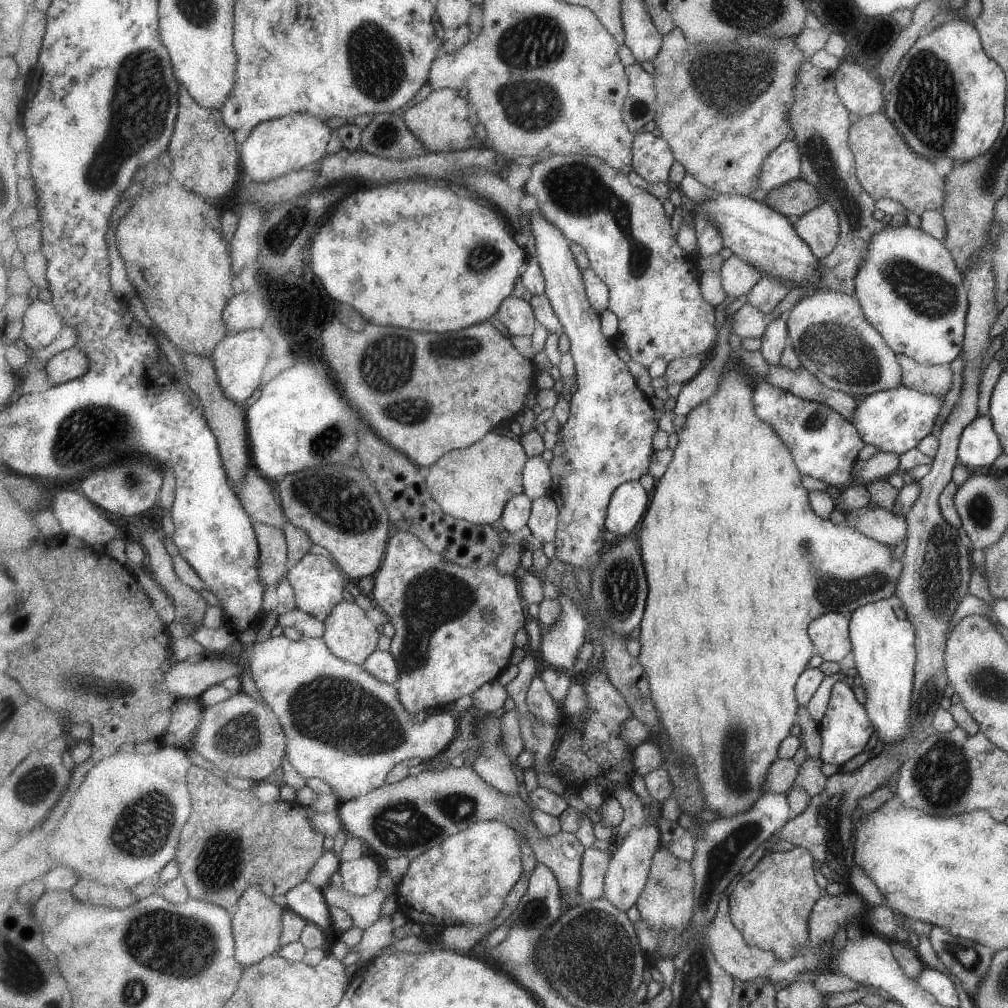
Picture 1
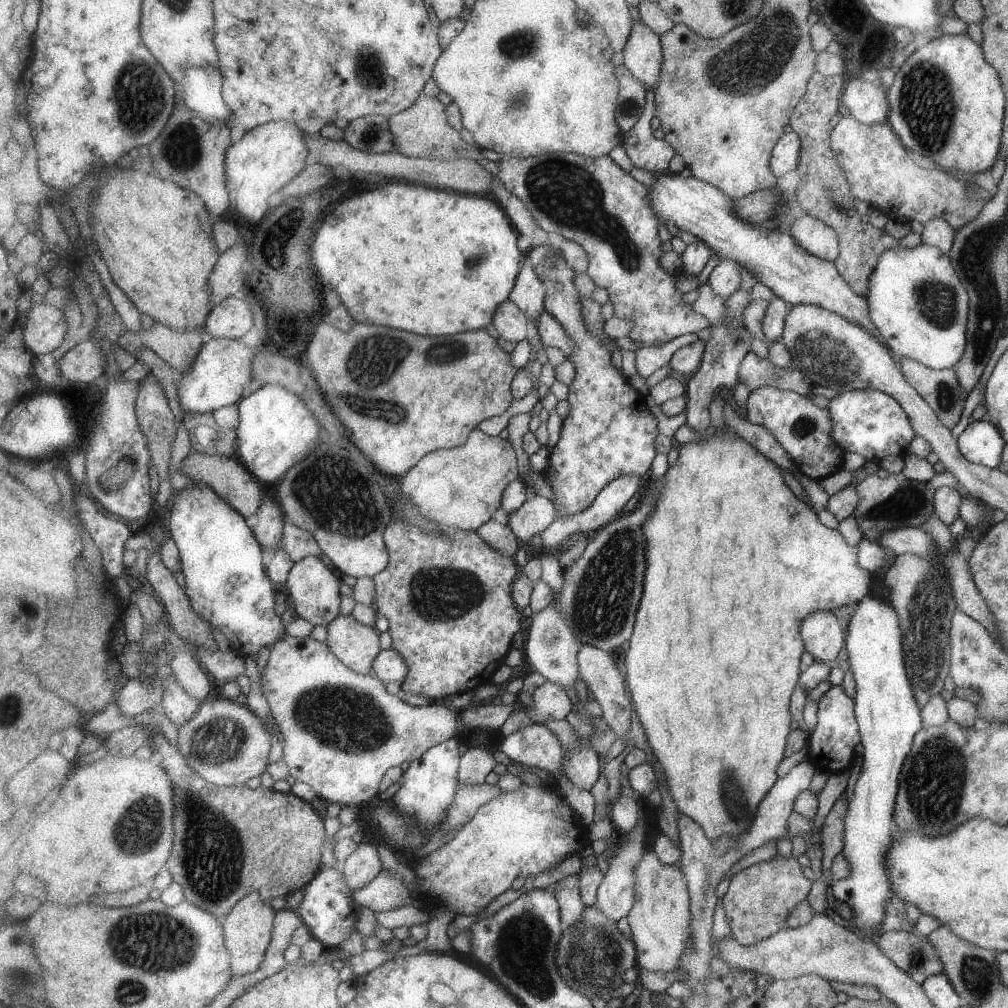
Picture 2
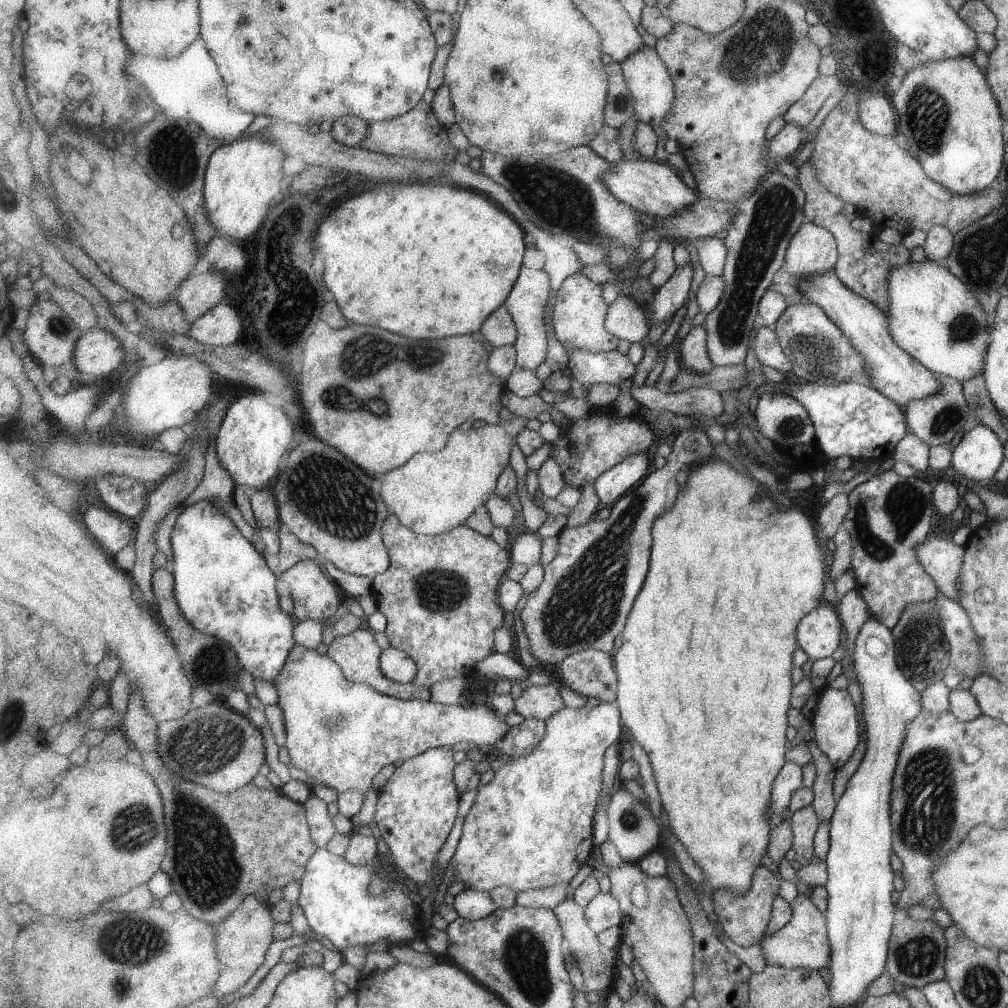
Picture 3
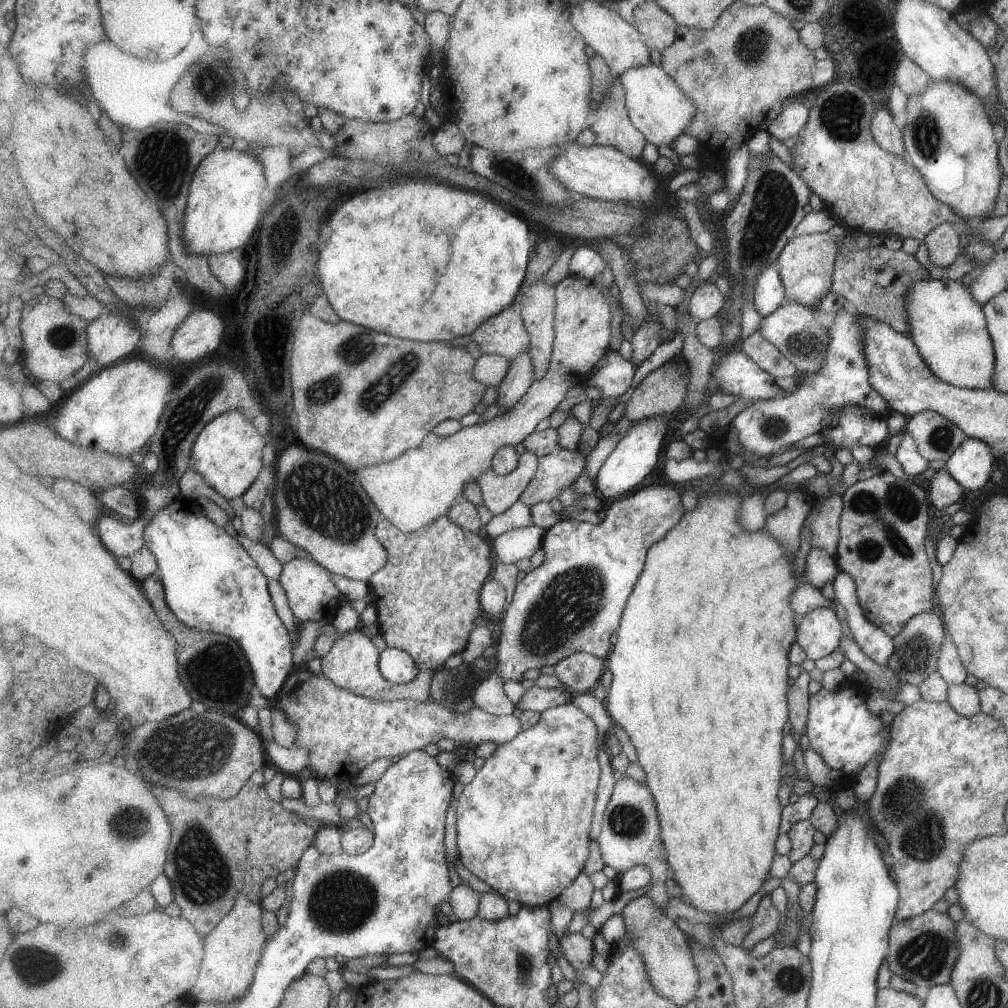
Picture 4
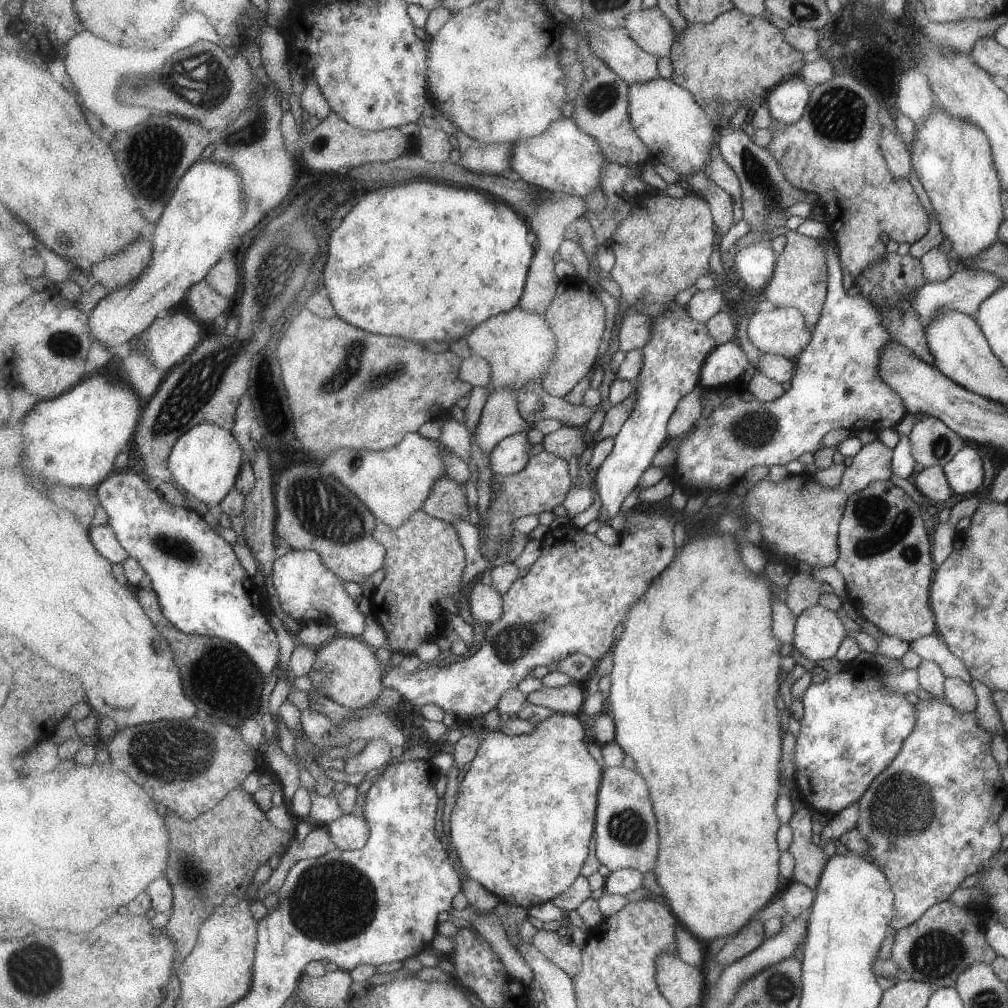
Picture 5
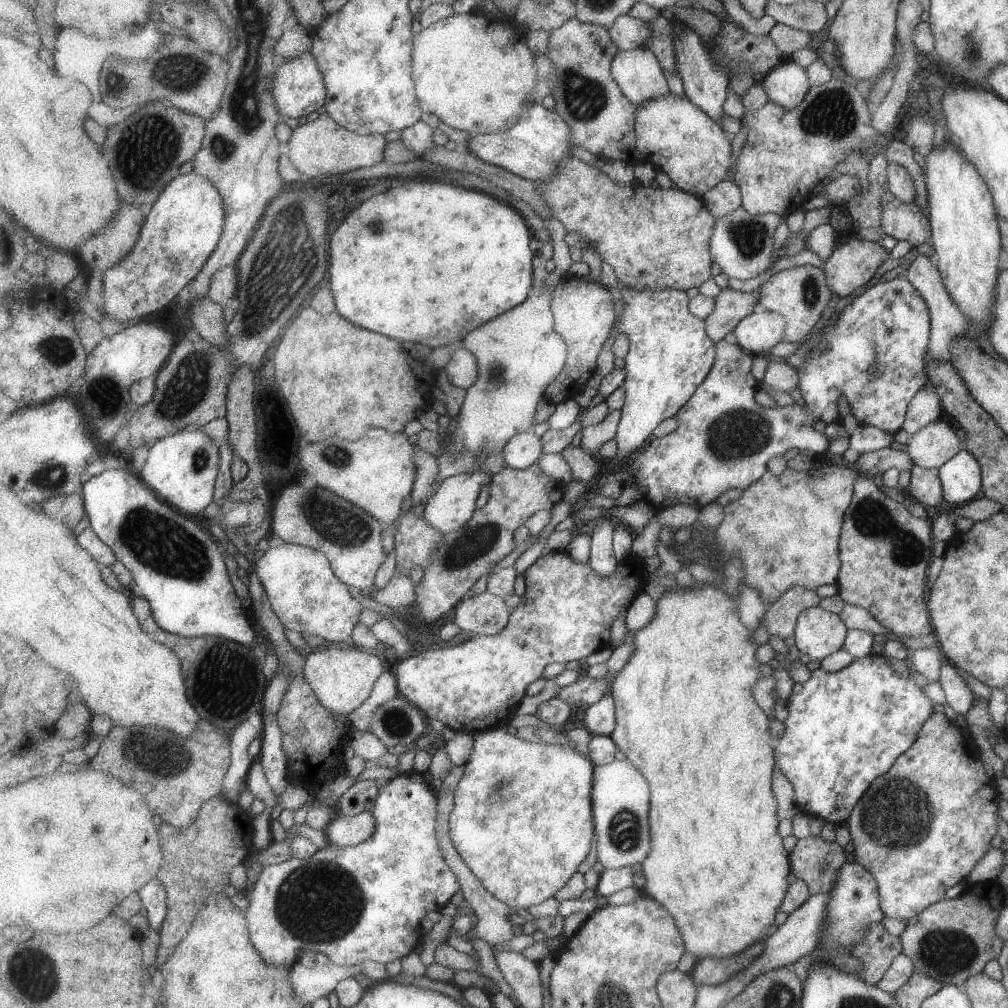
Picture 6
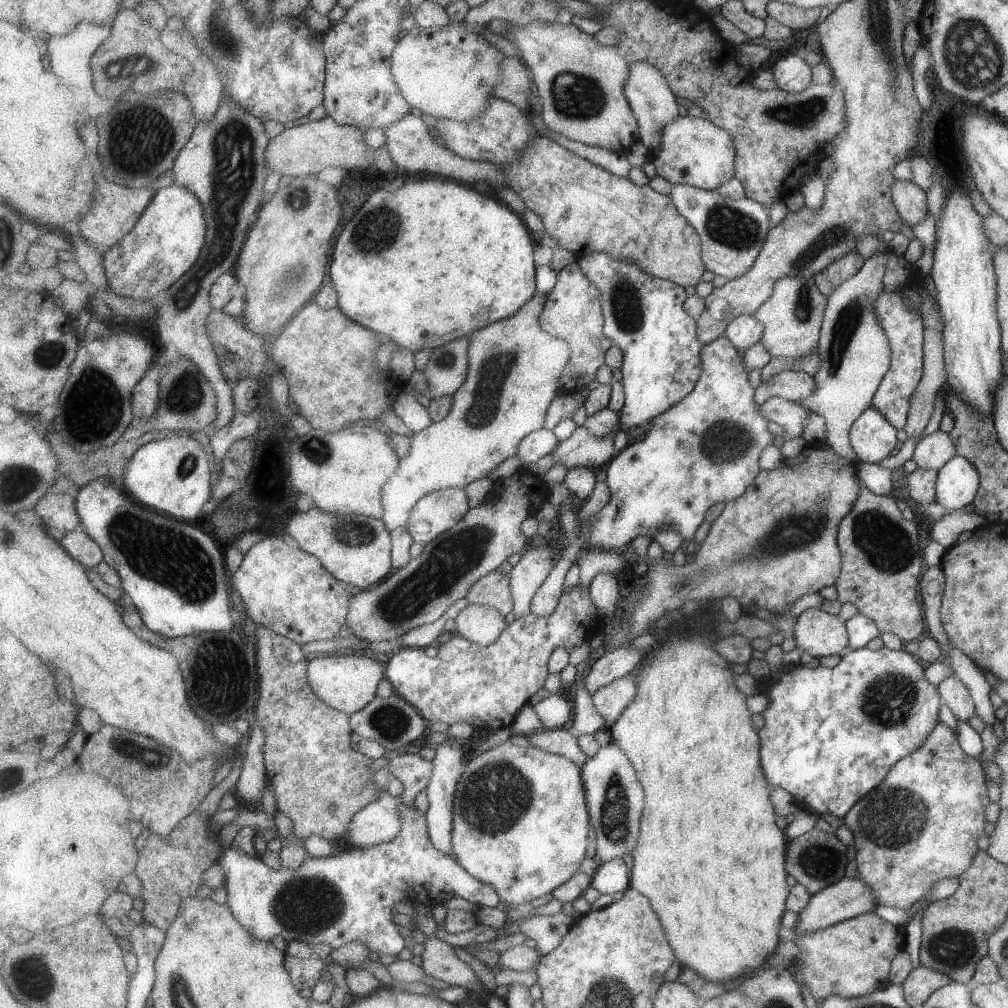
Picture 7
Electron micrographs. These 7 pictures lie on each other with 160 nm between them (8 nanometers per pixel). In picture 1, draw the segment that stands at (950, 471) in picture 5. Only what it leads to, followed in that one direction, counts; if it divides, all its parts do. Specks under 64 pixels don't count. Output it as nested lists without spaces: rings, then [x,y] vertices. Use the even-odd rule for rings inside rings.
[[[977,415],[959,436],[956,448],[957,462],[965,467],[983,468],[1001,454],[999,436],[995,428],[991,428],[991,418],[987,415]]]

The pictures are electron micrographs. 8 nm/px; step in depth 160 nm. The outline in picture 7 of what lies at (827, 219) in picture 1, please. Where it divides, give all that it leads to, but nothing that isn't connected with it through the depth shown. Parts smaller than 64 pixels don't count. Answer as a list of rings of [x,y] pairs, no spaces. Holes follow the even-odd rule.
[[[786,276],[774,286],[771,298],[756,312],[756,317],[764,324],[764,336],[760,340],[764,348],[777,358],[788,360],[808,355],[815,349],[820,336],[827,297],[817,288],[814,276]]]

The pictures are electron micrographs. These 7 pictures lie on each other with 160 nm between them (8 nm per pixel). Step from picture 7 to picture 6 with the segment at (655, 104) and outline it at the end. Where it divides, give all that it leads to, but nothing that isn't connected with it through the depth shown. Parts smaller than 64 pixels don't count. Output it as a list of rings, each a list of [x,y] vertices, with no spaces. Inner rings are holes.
[[[647,46],[631,49],[628,51],[619,51],[612,62],[612,75],[621,85],[624,93],[638,107],[646,100],[657,98],[658,96],[666,97],[669,94],[669,82],[667,76],[663,74],[663,66],[660,58]]]

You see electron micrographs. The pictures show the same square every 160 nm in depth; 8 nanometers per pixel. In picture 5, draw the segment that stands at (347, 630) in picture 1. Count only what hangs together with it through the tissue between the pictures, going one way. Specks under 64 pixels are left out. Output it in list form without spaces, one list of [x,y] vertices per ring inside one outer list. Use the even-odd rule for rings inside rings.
[[[336,635],[324,647],[318,648],[317,660],[309,674],[313,686],[324,692],[341,706],[351,710],[368,708],[379,698],[384,683],[384,668],[377,658],[376,650],[360,637]]]

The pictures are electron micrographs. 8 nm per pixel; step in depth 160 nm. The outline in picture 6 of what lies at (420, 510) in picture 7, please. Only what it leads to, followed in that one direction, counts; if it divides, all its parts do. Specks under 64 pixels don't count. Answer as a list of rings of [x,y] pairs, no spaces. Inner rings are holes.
[[[483,469],[474,471],[463,471],[455,473],[453,476],[446,478],[441,486],[432,493],[432,497],[427,506],[423,516],[436,528],[444,533],[459,530],[464,524],[467,524],[476,511],[476,502],[479,495],[482,493],[483,487],[489,485],[494,474]]]

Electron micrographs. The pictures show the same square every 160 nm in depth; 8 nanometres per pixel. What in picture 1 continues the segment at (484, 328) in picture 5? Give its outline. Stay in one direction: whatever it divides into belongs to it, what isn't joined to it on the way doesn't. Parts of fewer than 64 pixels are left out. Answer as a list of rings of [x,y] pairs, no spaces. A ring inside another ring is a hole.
[[[508,296],[495,315],[513,335],[533,335],[538,326],[533,305],[521,297]]]

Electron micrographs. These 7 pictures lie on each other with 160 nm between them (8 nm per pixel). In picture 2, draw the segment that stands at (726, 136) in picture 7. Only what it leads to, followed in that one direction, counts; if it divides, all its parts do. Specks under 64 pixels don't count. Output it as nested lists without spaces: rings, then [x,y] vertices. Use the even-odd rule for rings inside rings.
[[[643,20],[634,21],[634,27],[631,31],[628,43],[623,51],[625,63],[629,70],[648,88],[653,86],[656,90],[656,84],[660,82],[661,67],[664,61],[664,48],[662,47],[662,38]]]

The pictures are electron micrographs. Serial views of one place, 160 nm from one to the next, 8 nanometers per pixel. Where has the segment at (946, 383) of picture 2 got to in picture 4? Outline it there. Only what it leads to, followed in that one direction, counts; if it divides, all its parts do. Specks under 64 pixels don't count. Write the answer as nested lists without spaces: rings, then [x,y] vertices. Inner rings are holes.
[[[929,409],[907,418],[903,429],[911,435],[917,452],[928,462],[946,461],[966,437],[958,426]]]

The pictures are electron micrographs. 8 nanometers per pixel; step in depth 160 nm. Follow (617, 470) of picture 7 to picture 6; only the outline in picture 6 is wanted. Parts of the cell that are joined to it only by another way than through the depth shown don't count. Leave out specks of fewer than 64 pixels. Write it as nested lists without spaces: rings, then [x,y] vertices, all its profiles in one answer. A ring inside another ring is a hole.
[[[891,275],[885,279],[879,280],[875,285],[866,289],[863,294],[853,297],[836,316],[836,319],[827,325],[820,332],[820,343],[817,343],[808,354],[807,360],[803,361],[796,368],[796,375],[798,376],[798,390],[799,398],[793,405],[787,405],[786,407],[766,407],[757,402],[756,394],[759,390],[759,381],[755,379],[755,376],[751,374],[751,366],[753,366],[754,354],[746,351],[741,345],[738,345],[734,339],[723,339],[716,343],[716,363],[713,365],[712,371],[708,374],[708,378],[697,389],[697,392],[692,396],[690,401],[678,412],[677,417],[680,420],[680,425],[677,430],[674,430],[667,436],[656,438],[652,440],[648,447],[638,451],[632,460],[621,468],[631,467],[634,469],[633,476],[623,481],[623,486],[627,481],[633,481],[634,484],[642,490],[642,499],[646,500],[646,503],[650,506],[657,507],[657,509],[664,509],[673,505],[690,504],[694,507],[703,508],[709,503],[715,502],[718,498],[727,492],[729,489],[743,489],[749,488],[756,480],[759,480],[767,472],[767,462],[773,458],[773,456],[783,456],[787,450],[811,450],[816,457],[822,456],[823,451],[829,448],[829,444],[833,442],[827,441],[826,436],[819,433],[813,428],[813,422],[821,420],[825,424],[830,422],[837,423],[839,415],[837,412],[837,400],[839,396],[843,396],[850,408],[850,413],[855,420],[861,425],[871,425],[879,430],[891,433],[896,433],[903,427],[905,416],[908,412],[908,404],[914,398],[917,391],[920,390],[925,384],[927,384],[927,374],[924,372],[924,356],[927,355],[928,339],[930,338],[930,314],[926,307],[925,300],[922,299],[920,293],[913,288],[913,285],[904,278],[897,275]]]

